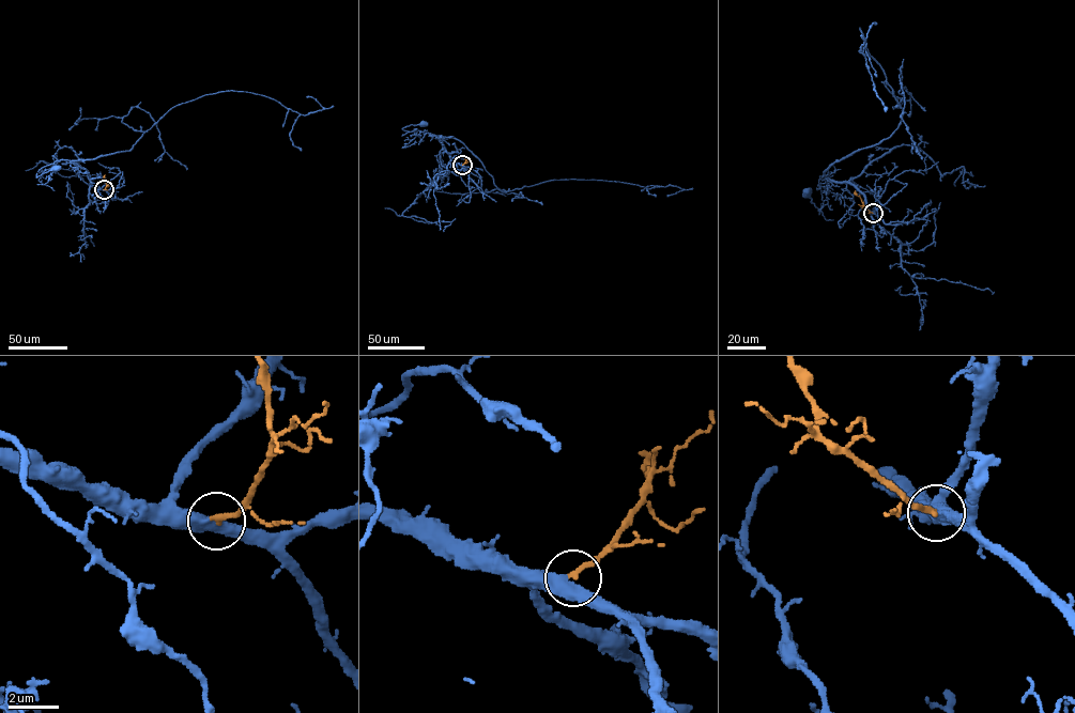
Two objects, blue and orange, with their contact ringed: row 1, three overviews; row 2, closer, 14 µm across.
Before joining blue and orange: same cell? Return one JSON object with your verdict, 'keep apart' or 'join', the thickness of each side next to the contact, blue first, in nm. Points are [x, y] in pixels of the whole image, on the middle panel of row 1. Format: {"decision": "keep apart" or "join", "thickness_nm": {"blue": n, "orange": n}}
{"decision": "join", "thickness_nm": {"blue": 480, "orange": 220}}

